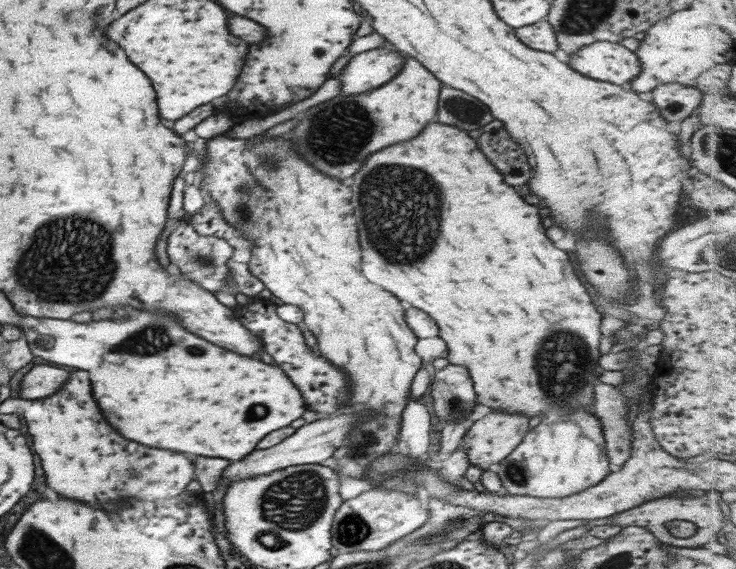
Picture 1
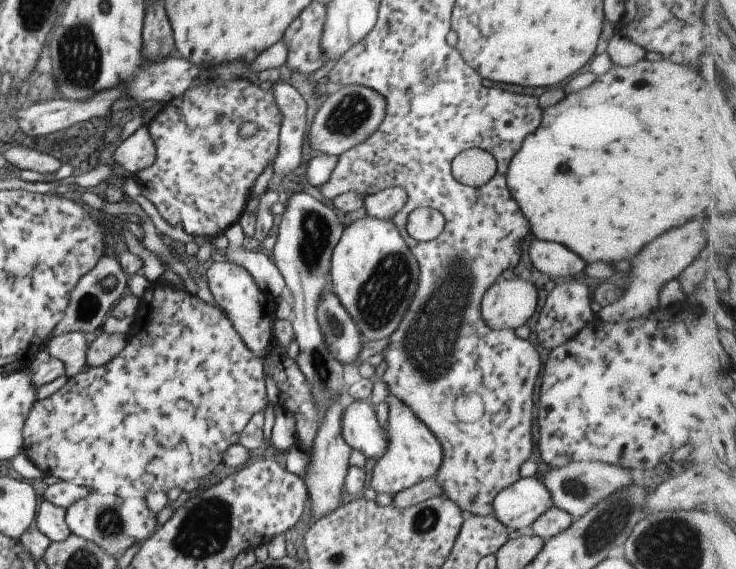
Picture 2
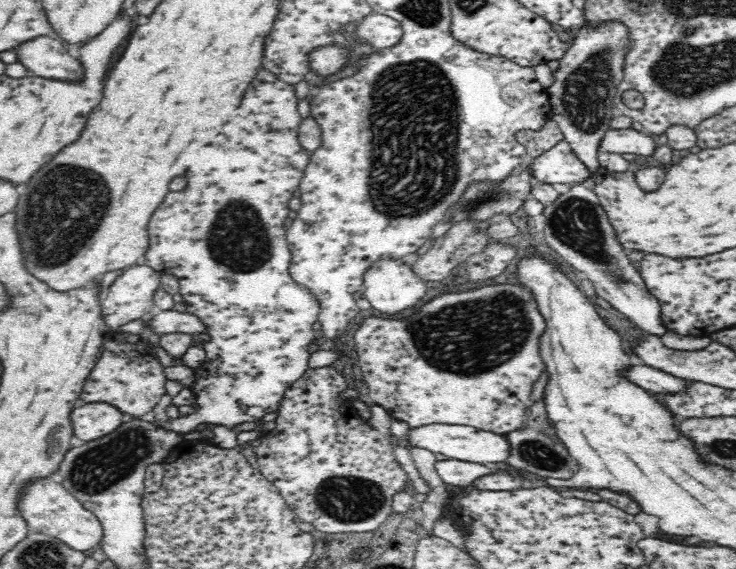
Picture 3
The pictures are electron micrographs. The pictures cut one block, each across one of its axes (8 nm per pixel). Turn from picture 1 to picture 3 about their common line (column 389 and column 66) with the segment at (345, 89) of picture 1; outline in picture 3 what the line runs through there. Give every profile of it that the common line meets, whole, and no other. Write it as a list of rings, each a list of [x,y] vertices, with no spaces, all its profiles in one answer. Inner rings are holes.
[[[54,35],[37,36],[14,48],[17,62],[23,64],[35,77],[58,80],[76,80],[83,70],[79,60],[72,57],[61,39]]]

